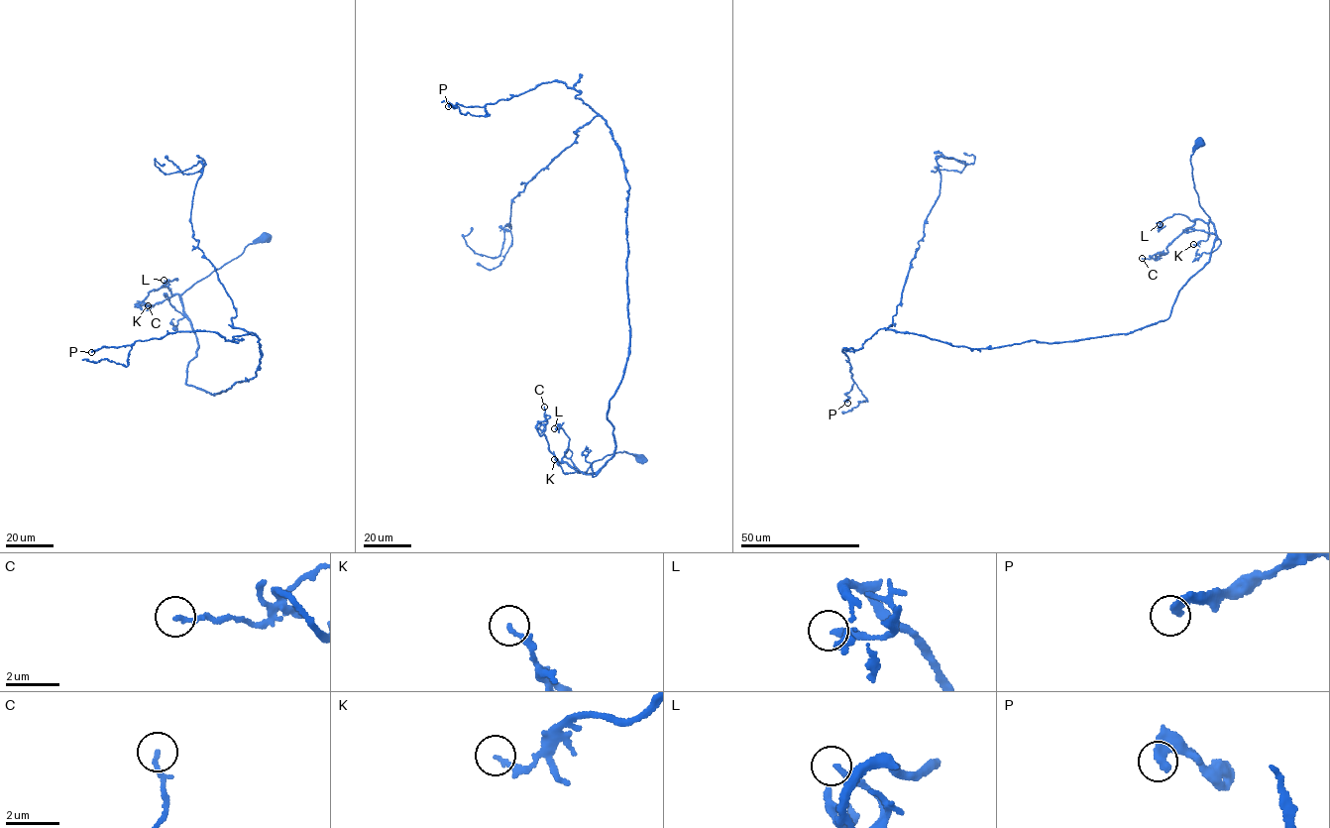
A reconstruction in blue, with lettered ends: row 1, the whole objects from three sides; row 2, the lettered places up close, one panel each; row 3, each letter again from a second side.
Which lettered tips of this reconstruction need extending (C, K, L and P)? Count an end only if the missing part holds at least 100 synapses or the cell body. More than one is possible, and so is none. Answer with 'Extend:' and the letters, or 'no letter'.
Extend: no letter

